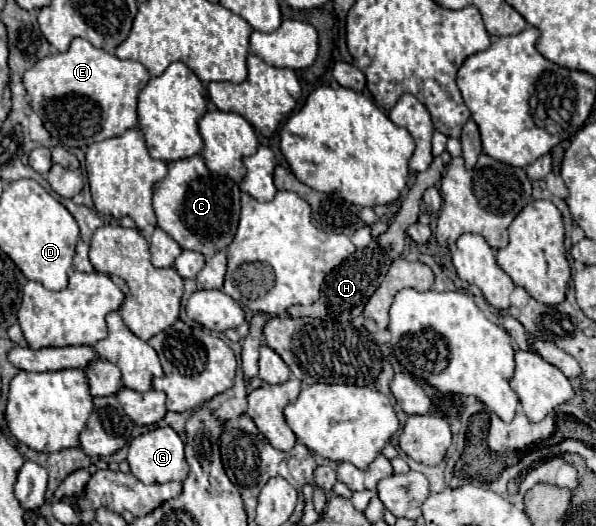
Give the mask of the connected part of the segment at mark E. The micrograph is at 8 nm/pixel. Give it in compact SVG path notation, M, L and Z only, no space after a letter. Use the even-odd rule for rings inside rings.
M74 39L66 53L40 59L24 73L24 87L32 97L32 111L40 115L48 133L64 147L88 147L106 137L118 137L138 125L134 101L138 89L150 81L150 73L138 61L122 61L104 49L92 47L86 39Z

